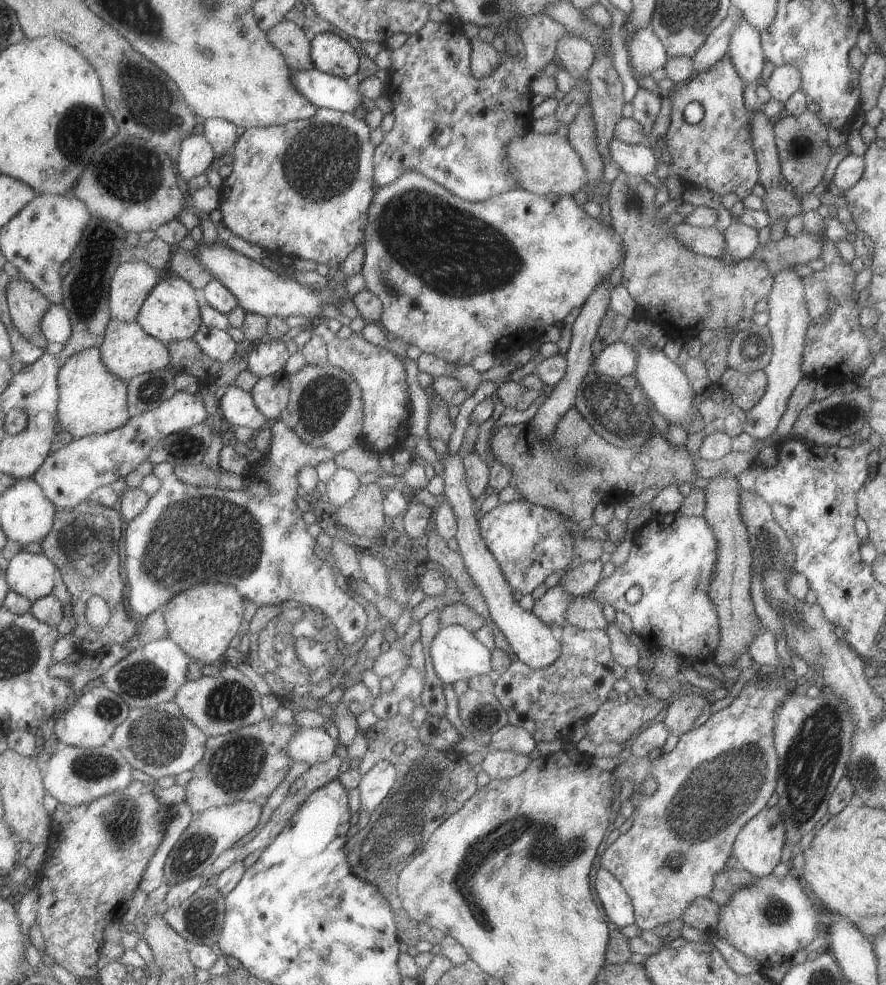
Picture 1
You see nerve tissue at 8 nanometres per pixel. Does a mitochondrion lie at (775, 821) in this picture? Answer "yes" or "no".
yes

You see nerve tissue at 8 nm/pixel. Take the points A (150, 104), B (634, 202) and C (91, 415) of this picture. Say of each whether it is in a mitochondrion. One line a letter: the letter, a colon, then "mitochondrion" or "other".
A: mitochondrion
B: other
C: other

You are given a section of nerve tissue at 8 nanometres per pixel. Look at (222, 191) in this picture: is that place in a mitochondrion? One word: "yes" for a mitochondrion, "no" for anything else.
no

